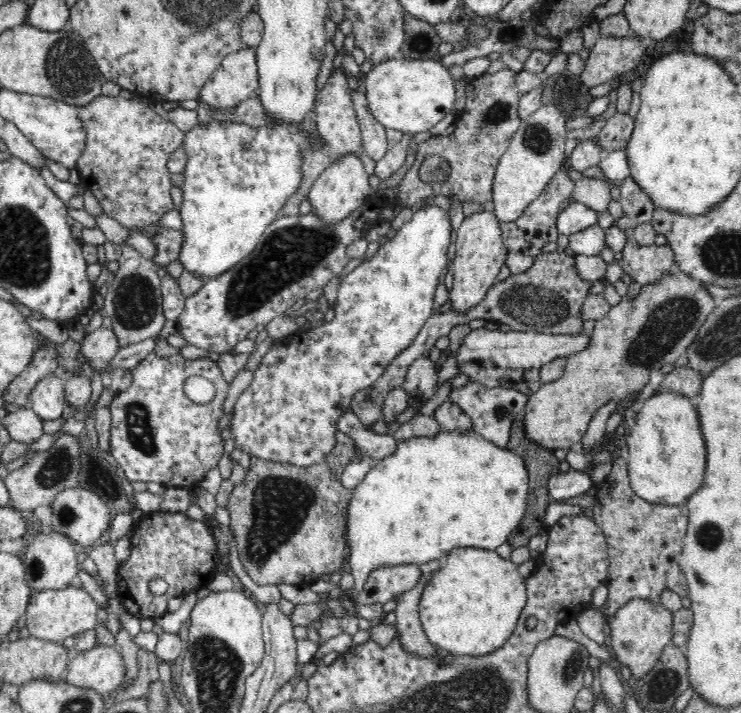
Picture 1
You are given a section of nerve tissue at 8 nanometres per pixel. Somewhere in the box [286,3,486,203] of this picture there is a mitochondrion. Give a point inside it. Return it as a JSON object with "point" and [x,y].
{"point":[418,45]}

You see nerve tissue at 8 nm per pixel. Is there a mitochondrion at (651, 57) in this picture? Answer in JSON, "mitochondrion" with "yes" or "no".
{"mitochondrion":"no"}

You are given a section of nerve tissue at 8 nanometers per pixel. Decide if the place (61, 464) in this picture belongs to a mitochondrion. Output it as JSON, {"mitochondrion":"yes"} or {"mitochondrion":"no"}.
{"mitochondrion":"yes"}

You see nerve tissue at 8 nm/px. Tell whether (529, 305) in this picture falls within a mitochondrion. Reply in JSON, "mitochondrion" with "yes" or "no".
{"mitochondrion":"yes"}

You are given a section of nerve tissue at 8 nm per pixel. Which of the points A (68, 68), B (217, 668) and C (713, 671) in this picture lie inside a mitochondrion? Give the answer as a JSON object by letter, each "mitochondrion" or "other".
{"A":"mitochondrion","B":"mitochondrion","C":"other"}

